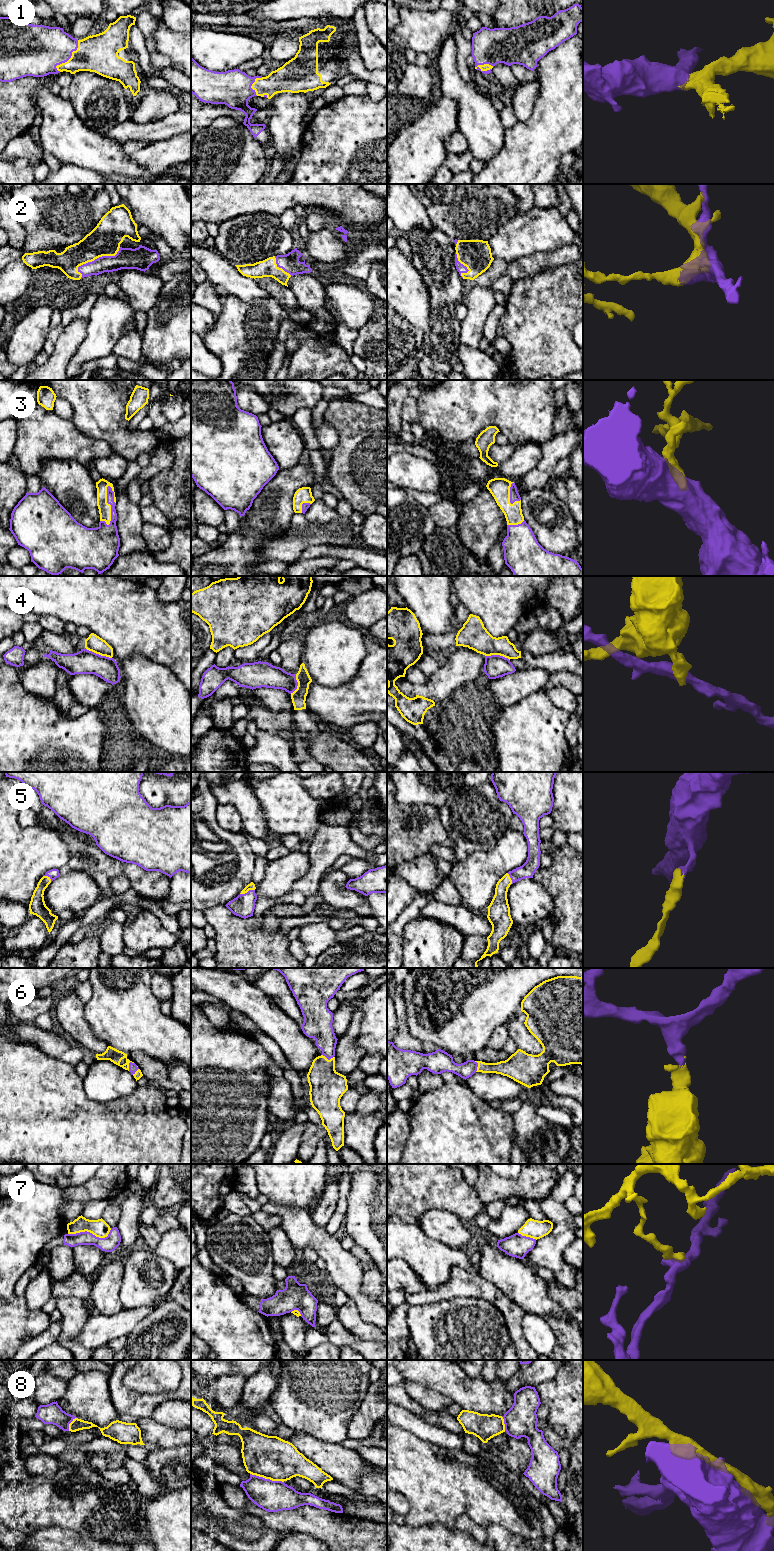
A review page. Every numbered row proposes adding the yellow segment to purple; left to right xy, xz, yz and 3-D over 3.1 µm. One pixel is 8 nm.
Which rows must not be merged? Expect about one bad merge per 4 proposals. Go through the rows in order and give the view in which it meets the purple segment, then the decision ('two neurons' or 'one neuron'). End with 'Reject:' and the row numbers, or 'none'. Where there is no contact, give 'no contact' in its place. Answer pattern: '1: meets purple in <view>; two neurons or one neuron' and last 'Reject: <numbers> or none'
1: meets purple in xy; one neuron
2: meets purple in xy; one neuron
3: meets purple in xy; one neuron
4: meets purple in xy; two neurons
5: meets purple in xz; one neuron
6: meets purple in xy; one neuron
7: meets purple in xy; two neurons
8: meets purple in xz; two neurons
Reject: 4, 7, 8

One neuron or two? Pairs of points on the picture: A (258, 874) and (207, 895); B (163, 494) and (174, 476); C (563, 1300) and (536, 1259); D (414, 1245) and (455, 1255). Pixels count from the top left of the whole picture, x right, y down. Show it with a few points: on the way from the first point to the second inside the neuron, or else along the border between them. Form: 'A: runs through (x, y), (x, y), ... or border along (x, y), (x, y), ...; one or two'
A: border along (256, 857), (251, 881); two
B: runs through (167, 490), (174, 483), (174, 480); one
C: border along (561, 1283), (567, 1288), (572, 1289); two
D: runs through (424, 1255), (445, 1255); one

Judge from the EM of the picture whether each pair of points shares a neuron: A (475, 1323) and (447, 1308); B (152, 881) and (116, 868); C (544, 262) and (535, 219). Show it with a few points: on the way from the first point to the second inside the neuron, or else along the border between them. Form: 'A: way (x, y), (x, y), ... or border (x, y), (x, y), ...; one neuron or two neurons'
A: way (468, 1323), (462, 1323), (454, 1315); one neuron
B: border (123, 862), (122, 873); two neurons
C: border (564, 244), (550, 250), (536, 251), (519, 258); two neurons

